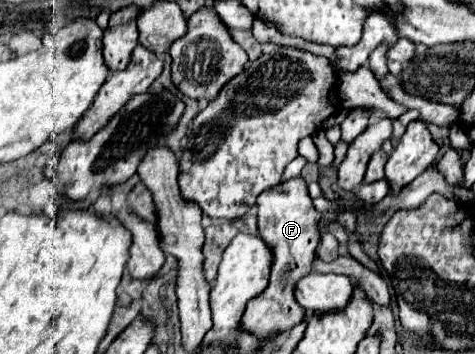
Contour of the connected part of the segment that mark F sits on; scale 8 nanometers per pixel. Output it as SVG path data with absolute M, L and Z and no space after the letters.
M293 178L285 184L275 186L273 190L263 192L257 198L257 212L259 212L259 236L271 246L273 252L273 266L269 286L247 304L243 314L241 326L259 338L273 338L275 334L287 332L297 326L305 310L295 302L295 284L299 278L311 272L311 264L315 260L315 248L319 244L319 212L315 210L309 194L307 184L303 178Z

